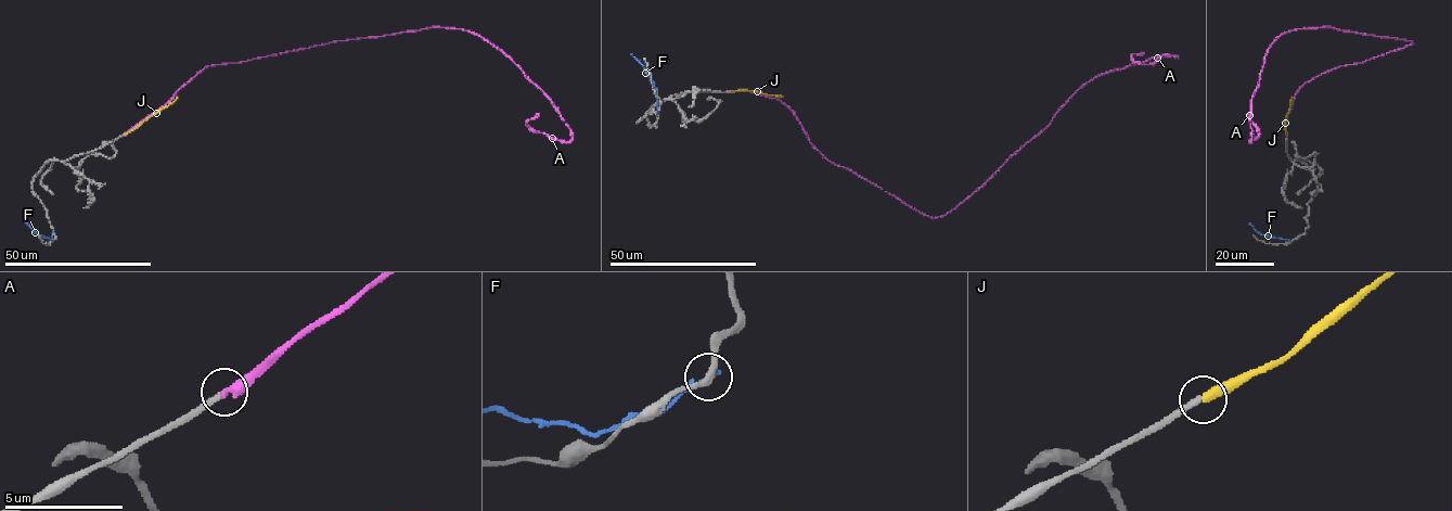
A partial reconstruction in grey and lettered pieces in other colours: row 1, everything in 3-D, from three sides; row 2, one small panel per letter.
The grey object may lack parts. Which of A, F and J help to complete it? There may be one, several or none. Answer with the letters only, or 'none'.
J

